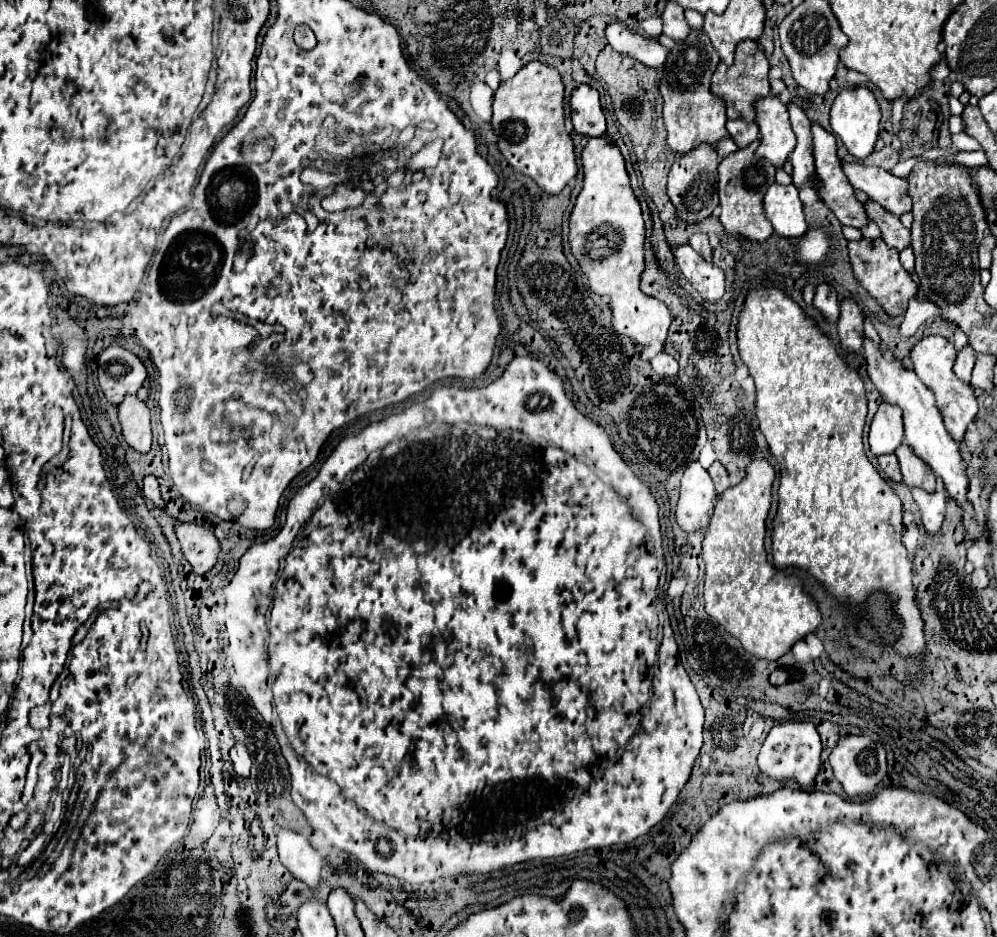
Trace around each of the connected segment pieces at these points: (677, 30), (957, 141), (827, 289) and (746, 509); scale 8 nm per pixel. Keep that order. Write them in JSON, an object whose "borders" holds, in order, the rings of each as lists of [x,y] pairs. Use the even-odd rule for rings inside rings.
{"borders":[[[[666,1],[662,19],[664,19],[664,35],[672,37],[674,41],[682,41],[688,35],[690,27],[688,27],[688,23],[684,19],[684,9],[678,3]]],[[[964,132],[952,134],[952,145],[957,148],[958,151],[977,151],[981,150],[981,145],[972,137],[968,136]]],[[[820,283],[816,287],[814,307],[818,307],[828,321],[836,321],[838,319],[838,313],[840,313],[838,293],[836,293],[836,289],[830,283]]],[[[754,461],[746,477],[736,487],[722,493],[702,541],[702,557],[706,563],[703,590],[706,613],[730,635],[740,639],[748,653],[770,661],[780,659],[796,641],[804,639],[822,623],[818,603],[804,591],[802,579],[780,573],[768,563],[764,537],[774,477],[776,473],[768,461]]]]}

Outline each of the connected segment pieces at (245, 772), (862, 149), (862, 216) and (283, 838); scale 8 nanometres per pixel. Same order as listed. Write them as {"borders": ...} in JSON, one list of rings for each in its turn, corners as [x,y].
{"borders":[[[[236,743],[232,749],[230,749],[230,757],[232,757],[232,763],[234,763],[234,771],[240,775],[240,777],[248,777],[250,775],[250,755],[248,755],[248,749],[244,743]]],[[[866,87],[844,89],[832,105],[830,125],[834,135],[838,135],[844,141],[850,155],[854,155],[856,159],[866,159],[874,151],[874,145],[878,141],[878,131],[880,131],[880,107],[872,91]]],[[[812,123],[812,135],[814,135],[814,159],[816,159],[816,175],[822,177],[822,187],[818,189],[820,193],[820,199],[834,211],[834,215],[838,217],[838,221],[842,225],[848,225],[848,227],[856,227],[856,229],[862,229],[868,225],[868,215],[866,215],[866,209],[864,205],[856,199],[854,195],[854,187],[850,185],[848,177],[844,175],[842,167],[840,167],[840,161],[836,157],[836,139],[832,133],[824,131],[820,125]]],[[[280,829],[278,831],[278,853],[280,861],[284,863],[290,873],[304,881],[308,887],[316,887],[322,881],[322,867],[324,859],[318,855],[318,851],[292,829]]]]}

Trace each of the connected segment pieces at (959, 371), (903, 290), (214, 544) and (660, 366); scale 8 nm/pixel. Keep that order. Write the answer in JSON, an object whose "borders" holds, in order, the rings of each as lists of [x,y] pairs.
{"borders":[[[[966,345],[960,353],[958,353],[958,359],[956,359],[956,365],[954,365],[954,373],[964,379],[966,383],[970,383],[970,373],[972,373],[972,367],[974,367],[974,361],[976,361],[976,351]]],[[[862,239],[862,241],[850,241],[850,263],[854,269],[854,277],[866,287],[866,291],[884,307],[884,311],[892,317],[904,315],[908,309],[908,301],[916,297],[918,287],[912,281],[912,277],[904,271],[898,259],[898,251],[890,249],[882,239]]],[[[174,523],[176,537],[182,545],[186,561],[192,565],[196,575],[206,575],[218,561],[220,543],[212,531],[196,523]]],[[[658,353],[654,359],[652,359],[652,367],[654,371],[660,375],[660,377],[672,377],[678,373],[678,363],[674,357],[670,357],[668,353]]]]}

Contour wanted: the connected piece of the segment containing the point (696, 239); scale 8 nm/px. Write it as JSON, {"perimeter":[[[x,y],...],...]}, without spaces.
{"perimeter":[[[696,233],[696,235],[692,235],[688,243],[690,243],[692,249],[698,251],[708,263],[712,263],[712,247],[710,247],[710,243],[708,243],[708,235],[706,235],[706,233]]]}

